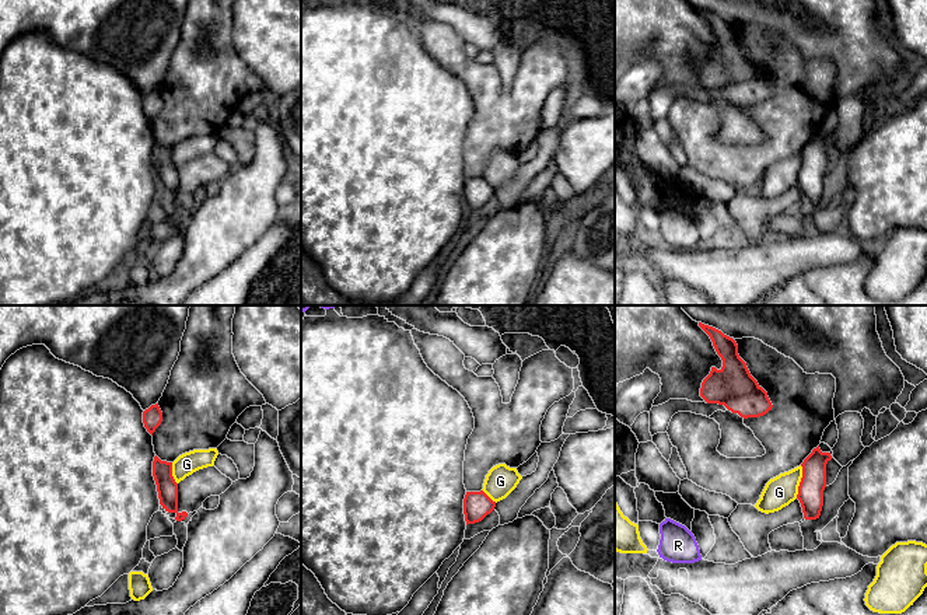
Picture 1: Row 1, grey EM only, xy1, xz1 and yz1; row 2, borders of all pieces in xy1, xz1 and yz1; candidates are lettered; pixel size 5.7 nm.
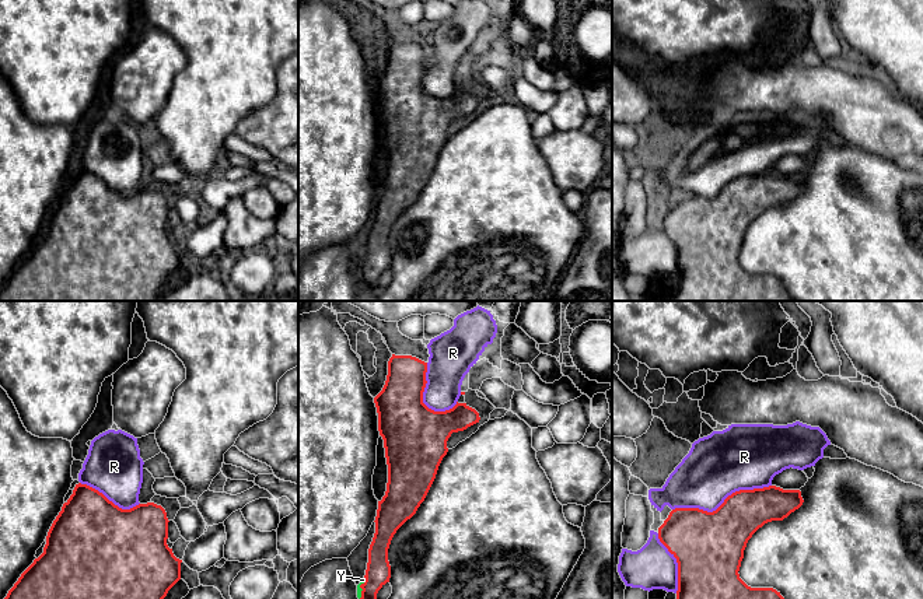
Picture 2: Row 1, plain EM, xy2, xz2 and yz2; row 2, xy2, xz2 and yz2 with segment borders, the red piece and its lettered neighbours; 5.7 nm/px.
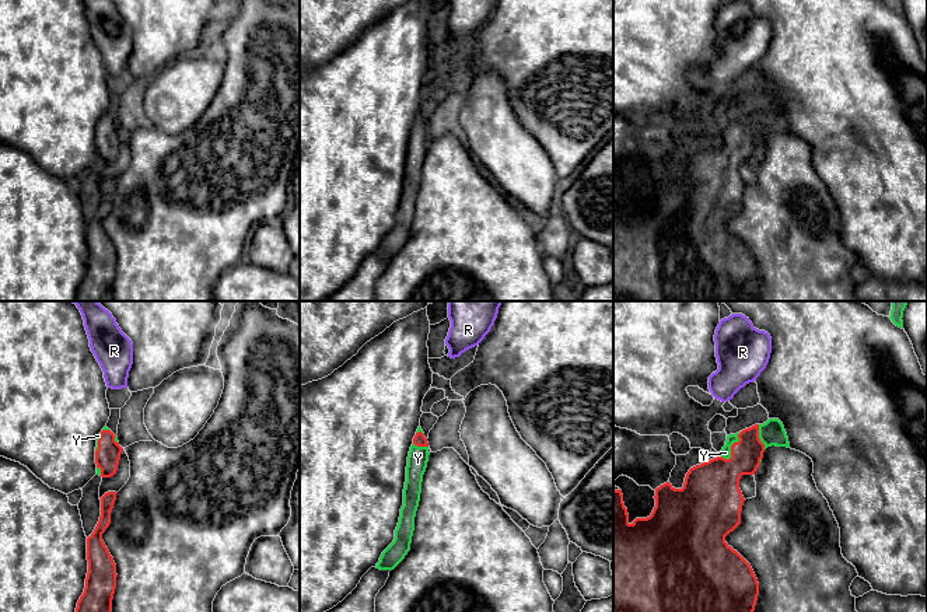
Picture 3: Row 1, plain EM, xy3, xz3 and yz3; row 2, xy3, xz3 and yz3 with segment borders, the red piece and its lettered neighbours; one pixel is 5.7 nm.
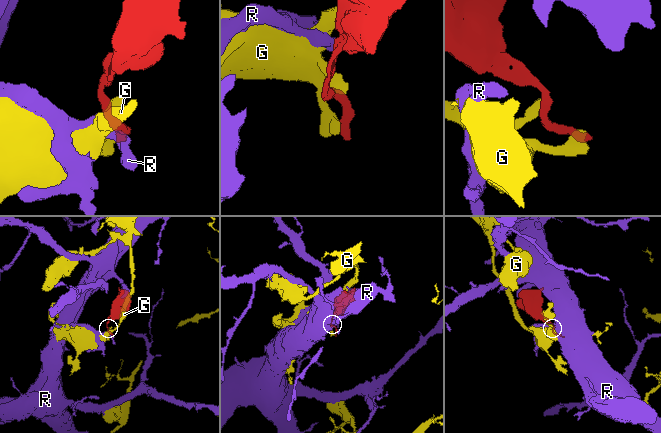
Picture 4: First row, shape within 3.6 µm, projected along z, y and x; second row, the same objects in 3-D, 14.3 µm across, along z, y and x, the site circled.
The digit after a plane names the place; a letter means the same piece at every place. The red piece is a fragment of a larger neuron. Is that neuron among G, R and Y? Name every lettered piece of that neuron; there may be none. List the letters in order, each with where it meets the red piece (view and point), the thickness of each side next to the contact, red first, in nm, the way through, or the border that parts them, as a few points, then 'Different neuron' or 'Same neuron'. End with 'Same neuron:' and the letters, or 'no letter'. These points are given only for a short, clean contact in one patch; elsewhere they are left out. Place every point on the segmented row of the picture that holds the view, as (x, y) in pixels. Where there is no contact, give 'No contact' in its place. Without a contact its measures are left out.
G: Touches red at yz1 (800, 482). Thickness 150 nm (red) against 180 nm. Different neuron
R: Touches red at yz2 (723, 503). Thickness 380 nm (red) against 360 nm. Different neuron
Y: Touches red at yz3 (731, 447). Thickness 300 nm (red) against 60 nm. Path across: yz3 (713, 486), (731, 465), (731, 447), (726, 453). Same neuron
Same neuron: Y

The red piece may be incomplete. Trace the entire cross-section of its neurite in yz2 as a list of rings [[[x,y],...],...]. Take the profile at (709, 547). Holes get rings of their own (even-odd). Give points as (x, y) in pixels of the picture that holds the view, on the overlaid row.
[[[769,486],[735,491],[713,512],[672,509],[658,539],[678,563],[676,599],[784,599],[773,588],[748,586],[738,571],[752,535],[803,502],[800,490]]]

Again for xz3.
[[[419,426],[407,457],[403,506],[393,542],[382,552],[377,569],[393,570],[410,550],[414,517],[420,501],[423,475],[428,462],[428,443]]]

